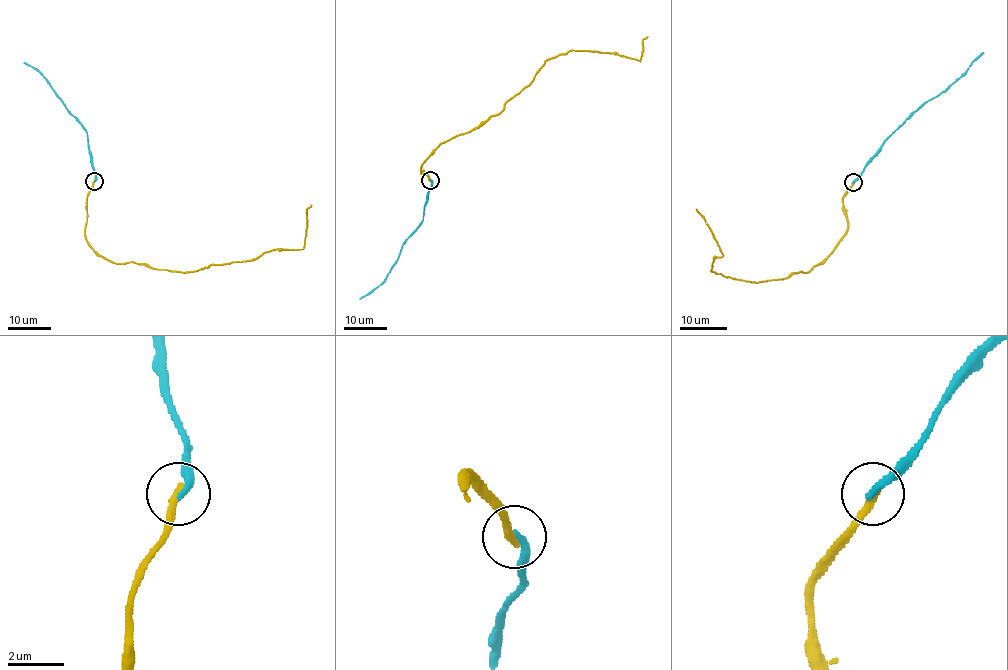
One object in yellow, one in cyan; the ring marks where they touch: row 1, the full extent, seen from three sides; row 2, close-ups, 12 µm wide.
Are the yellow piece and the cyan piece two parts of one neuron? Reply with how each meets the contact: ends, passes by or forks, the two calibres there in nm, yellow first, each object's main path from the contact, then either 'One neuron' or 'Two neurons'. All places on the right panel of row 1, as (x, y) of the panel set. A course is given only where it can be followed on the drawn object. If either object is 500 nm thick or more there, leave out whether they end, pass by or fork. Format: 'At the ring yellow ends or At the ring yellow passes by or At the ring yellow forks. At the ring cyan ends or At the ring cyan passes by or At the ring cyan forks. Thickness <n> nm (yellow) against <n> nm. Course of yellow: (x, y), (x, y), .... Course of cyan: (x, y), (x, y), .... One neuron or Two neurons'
At the ring yellow ends. At the ring cyan ends. Thickness 320 nm (yellow) against 280 nm. Course of yellow: (853, 182), (843, 198), (846, 233), (809, 272), (783, 279), (711, 271), (722, 255), (695, 208). Course of cyan: (853, 182), (881, 146), (923, 104), (944, 91), (983, 52). Two neurons

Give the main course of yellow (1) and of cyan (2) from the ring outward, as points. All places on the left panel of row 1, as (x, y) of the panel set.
1: (94, 181), (87, 195), (87, 242), (114, 263), (181, 272), (253, 261), (276, 249), (303, 248), (312, 205)
2: (94, 181), (86, 129), (38, 71), (23, 63)

